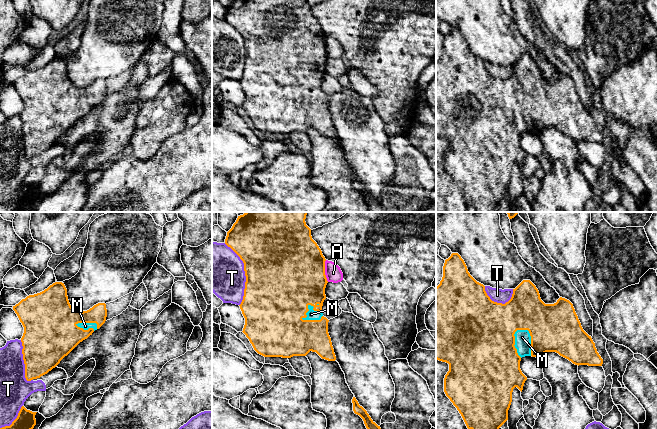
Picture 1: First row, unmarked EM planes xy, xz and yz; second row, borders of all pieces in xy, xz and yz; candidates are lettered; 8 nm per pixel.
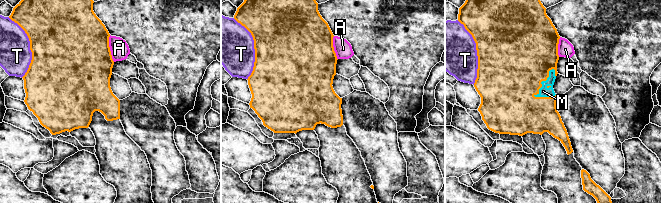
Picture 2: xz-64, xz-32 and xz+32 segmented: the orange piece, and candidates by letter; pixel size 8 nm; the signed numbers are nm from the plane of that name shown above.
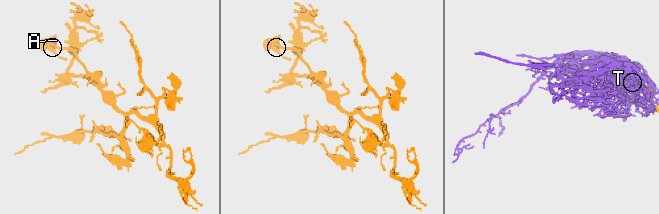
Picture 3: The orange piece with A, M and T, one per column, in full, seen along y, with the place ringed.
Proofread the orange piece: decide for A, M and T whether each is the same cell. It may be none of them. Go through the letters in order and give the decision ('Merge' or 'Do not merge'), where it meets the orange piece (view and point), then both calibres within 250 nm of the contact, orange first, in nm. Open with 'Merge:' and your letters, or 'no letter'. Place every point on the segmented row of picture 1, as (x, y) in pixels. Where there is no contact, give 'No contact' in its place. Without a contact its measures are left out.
Merge: M
A: Do not merge. Touches orange at xz (324, 271). Thickness 500 nm (orange) against 130 nm
M: Merge. Touches orange at yz (531, 338). Thickness 380 nm (orange) against 130 nm
T: Do not merge. Touches orange at xz (245, 274). Thickness 500 nm (orange) against 380 nm

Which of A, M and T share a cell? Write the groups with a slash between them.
A T / M

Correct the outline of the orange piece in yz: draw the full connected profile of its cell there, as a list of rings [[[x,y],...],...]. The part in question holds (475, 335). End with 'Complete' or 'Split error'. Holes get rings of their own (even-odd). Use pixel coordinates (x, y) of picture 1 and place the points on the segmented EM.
[[[452,253],[445,260],[443,266],[443,277],[440,284],[436,287],[436,359],[449,364],[449,371],[444,378],[444,392],[453,405],[461,414],[468,429],[499,429],[508,420],[508,410],[512,402],[512,392],[517,387],[521,392],[527,377],[520,369],[522,357],[532,356],[538,358],[546,352],[556,352],[560,356],[568,359],[575,365],[602,366],[603,359],[597,352],[595,343],[582,328],[573,304],[560,297],[554,304],[545,304],[541,298],[538,289],[530,280],[523,280],[515,289],[511,299],[505,304],[494,302],[485,291],[485,286],[477,282],[468,272],[464,260],[458,253]]]. Split error

